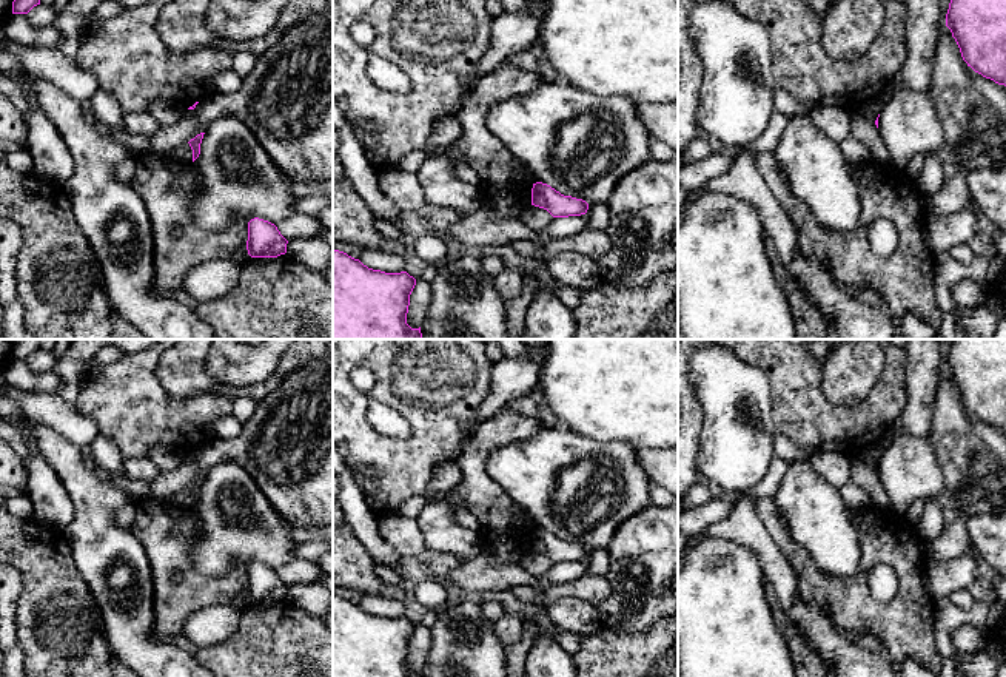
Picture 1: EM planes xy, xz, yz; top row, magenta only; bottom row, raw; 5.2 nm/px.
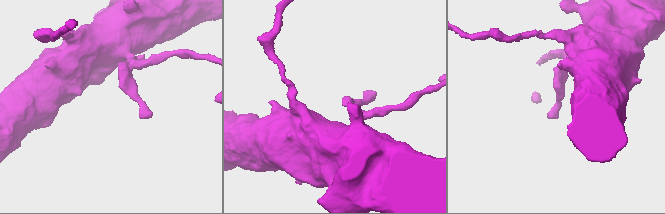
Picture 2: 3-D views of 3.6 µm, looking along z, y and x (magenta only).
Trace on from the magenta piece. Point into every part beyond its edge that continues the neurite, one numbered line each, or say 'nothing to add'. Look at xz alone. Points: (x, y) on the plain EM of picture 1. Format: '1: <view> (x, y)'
nothing to add

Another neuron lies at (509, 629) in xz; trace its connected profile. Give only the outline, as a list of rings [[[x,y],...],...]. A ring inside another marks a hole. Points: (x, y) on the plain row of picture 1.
[[[505,612],[495,623],[495,634],[498,640],[504,645],[504,648],[519,642],[522,638],[524,629],[525,621],[511,612]]]

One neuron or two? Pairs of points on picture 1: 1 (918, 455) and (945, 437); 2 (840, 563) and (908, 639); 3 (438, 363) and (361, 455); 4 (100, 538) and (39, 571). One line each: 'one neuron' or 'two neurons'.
1: two neurons
2: two neurons
3: one neuron
4: two neurons

